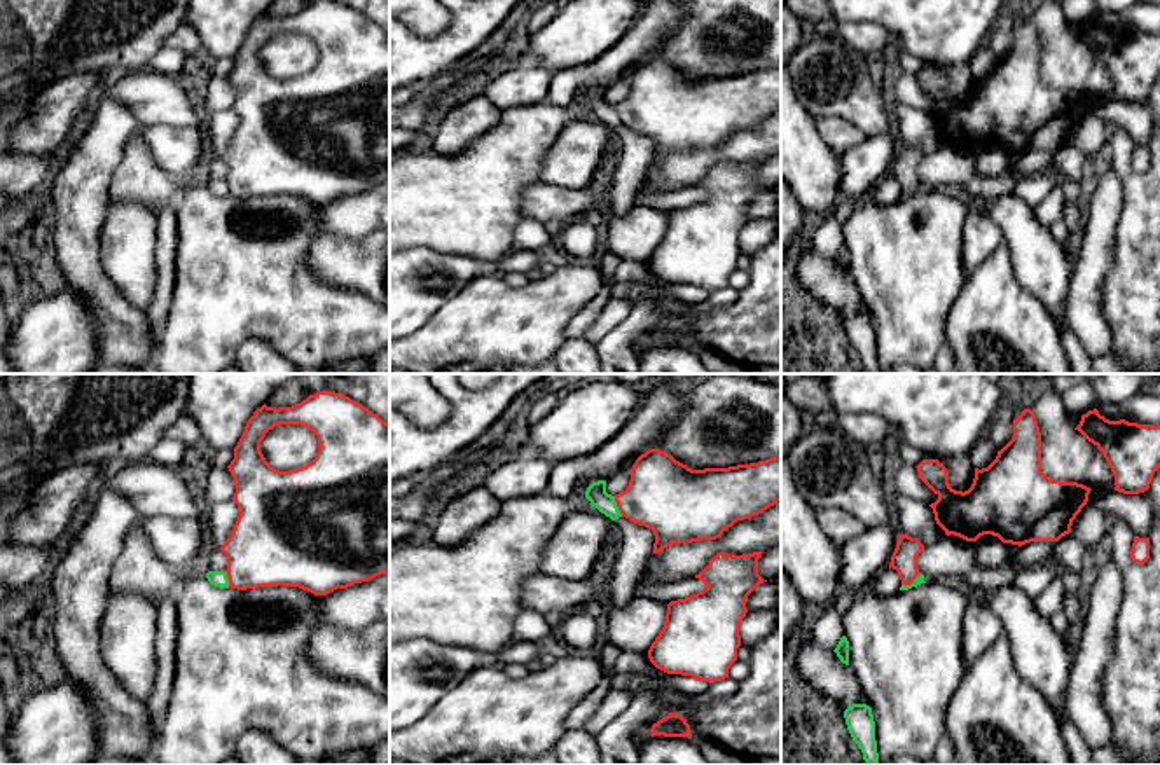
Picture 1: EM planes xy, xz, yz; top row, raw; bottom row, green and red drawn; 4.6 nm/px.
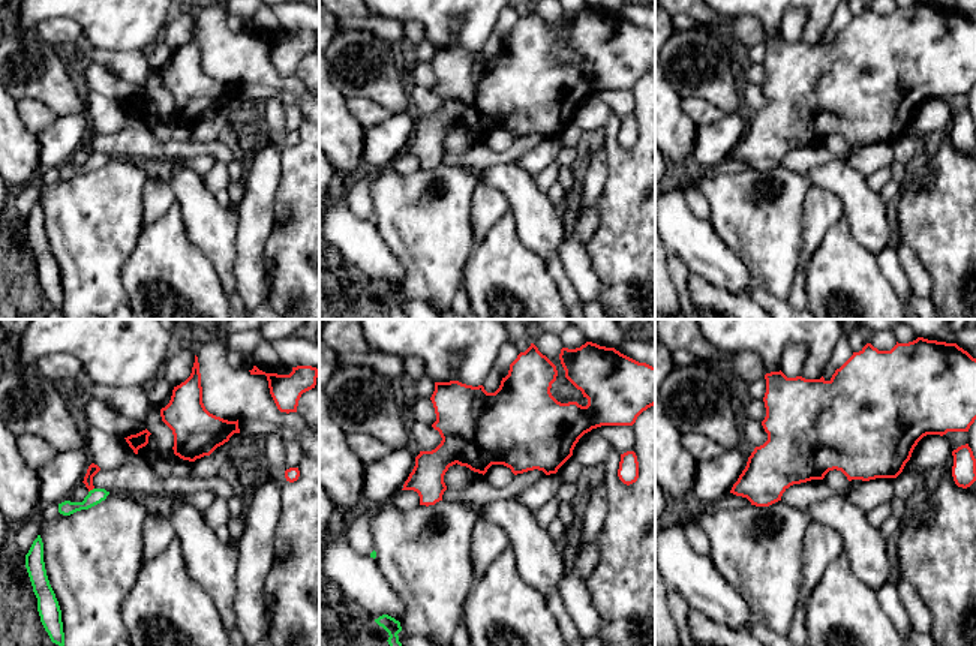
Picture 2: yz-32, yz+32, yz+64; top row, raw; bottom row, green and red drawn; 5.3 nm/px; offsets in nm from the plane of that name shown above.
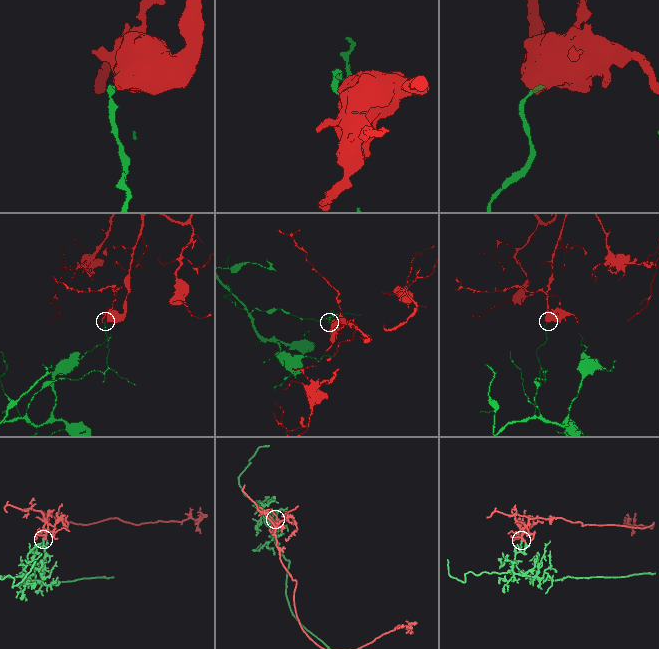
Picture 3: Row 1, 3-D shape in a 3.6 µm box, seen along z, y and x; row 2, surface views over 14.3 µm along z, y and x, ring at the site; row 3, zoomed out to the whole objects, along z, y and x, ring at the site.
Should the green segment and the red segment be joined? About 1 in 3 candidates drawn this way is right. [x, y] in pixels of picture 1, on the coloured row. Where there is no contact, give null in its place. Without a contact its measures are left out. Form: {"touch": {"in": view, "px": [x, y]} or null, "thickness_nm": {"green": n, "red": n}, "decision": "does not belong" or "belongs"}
{"touch": {"in": "xz", "px": [617, 507]}, "thickness_nm": {"green": 100, "red": 340}, "decision": "does not belong"}

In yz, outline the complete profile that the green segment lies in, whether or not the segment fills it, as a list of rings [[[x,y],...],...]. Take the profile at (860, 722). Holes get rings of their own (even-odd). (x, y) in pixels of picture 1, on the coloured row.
[[[853,704],[844,711],[844,718],[853,741],[863,753],[863,760],[868,765],[879,765],[872,707],[867,704]]]

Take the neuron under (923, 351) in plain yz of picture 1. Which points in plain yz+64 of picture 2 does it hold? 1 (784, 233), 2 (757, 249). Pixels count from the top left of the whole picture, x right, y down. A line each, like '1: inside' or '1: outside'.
1: inside
2: inside

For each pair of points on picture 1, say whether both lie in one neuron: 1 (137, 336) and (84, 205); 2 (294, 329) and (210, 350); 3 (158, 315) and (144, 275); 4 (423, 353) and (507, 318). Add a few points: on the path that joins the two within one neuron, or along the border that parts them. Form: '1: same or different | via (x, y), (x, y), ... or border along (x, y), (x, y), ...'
1: same | via (105, 303), (84, 275), (84, 238)
2: same | via (273, 327), (231, 329)
3: different | border along (156, 261), (156, 292), (152, 304), (144, 311)
4: same | via (444, 353), (449, 353), (472, 330), (486, 323)

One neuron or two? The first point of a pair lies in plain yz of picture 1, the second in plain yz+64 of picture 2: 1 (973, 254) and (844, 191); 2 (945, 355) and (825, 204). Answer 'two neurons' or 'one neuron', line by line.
1: two neurons
2: one neuron

